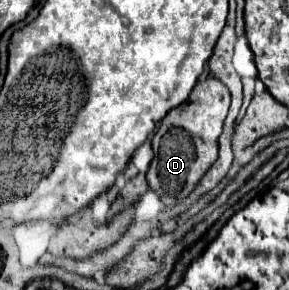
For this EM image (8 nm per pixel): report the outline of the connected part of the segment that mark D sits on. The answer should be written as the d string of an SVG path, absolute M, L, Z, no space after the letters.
M206 76L194 86L190 98L182 106L170 110L160 122L158 132L152 138L154 158L146 172L146 180L152 192L160 196L174 196L176 202L184 200L202 180L206 170L218 160L218 136L222 134L224 118L228 114L230 94L222 82Z

